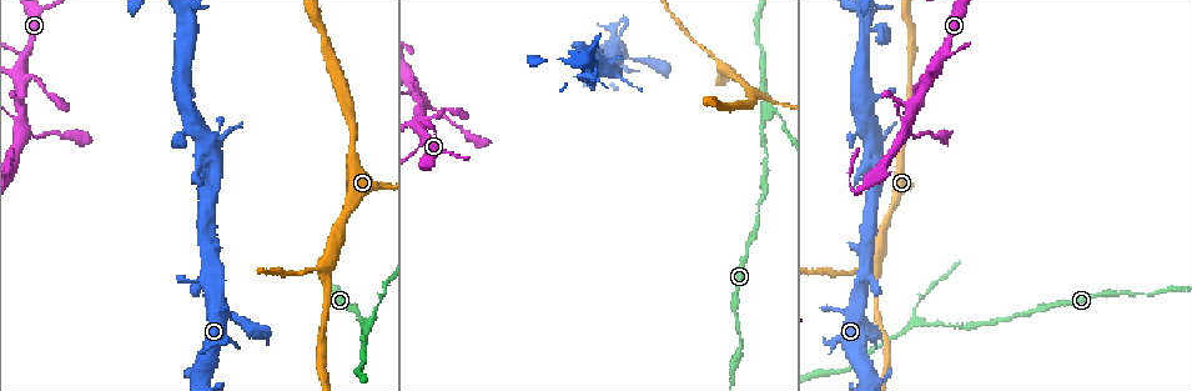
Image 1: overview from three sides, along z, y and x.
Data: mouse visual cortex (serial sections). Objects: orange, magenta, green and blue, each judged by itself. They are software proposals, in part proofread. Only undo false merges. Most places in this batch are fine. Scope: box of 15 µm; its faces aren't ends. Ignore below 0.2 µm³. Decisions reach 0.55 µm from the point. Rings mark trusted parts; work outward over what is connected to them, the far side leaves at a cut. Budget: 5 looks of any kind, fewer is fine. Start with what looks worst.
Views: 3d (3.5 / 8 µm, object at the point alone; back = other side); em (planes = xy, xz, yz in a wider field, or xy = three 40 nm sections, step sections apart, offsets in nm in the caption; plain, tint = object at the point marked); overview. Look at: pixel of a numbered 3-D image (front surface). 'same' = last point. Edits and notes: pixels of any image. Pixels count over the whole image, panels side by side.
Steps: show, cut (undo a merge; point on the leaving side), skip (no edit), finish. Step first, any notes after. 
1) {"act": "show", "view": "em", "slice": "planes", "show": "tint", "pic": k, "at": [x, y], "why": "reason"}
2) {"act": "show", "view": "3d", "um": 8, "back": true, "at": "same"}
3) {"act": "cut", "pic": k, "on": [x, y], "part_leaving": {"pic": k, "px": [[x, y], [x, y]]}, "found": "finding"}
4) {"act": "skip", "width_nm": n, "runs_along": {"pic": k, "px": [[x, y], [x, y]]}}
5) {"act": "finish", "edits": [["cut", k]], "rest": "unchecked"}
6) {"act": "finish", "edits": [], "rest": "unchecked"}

{"act": "show", "view": "3d", "um": 3.5, "back": true, "pic": 1, "at": [930, 78], "why": "calibre changes"}

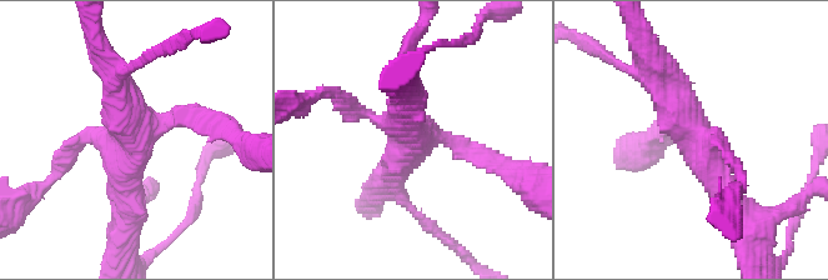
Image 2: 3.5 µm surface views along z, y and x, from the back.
{"act": "show", "view": "em", "slice": "planes", "show": "tint", "pic": 2, "at": [693, 136], "why": "need the tissue"}

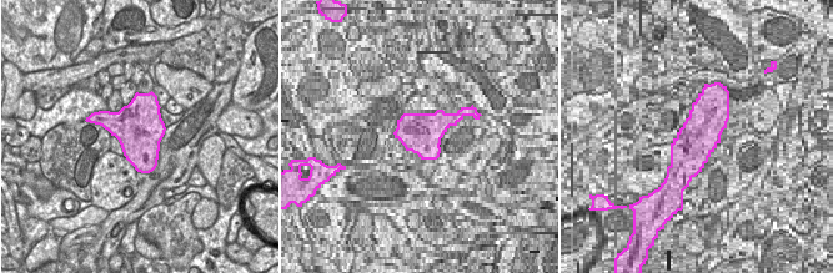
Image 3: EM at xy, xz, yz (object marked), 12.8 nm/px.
{"act": "show", "view": "em", "slice": "xy", "step": 5, "show": "tint", "at": "same"}

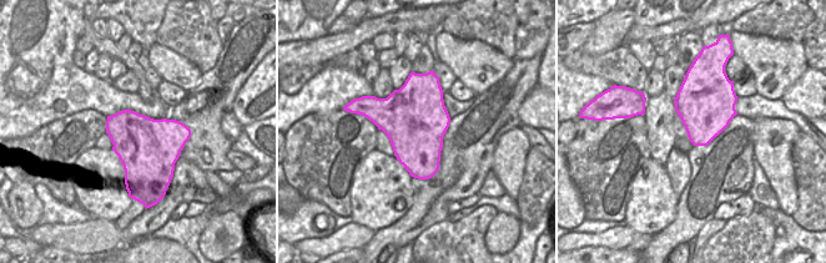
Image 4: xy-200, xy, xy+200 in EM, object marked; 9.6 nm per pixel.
{"act": "skip", "found": "continuous, no second cell"}

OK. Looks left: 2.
{"act": "show", "view": "3d", "um": 8, "pic": 1, "at": [765, 113], "why": "three-way junction"}

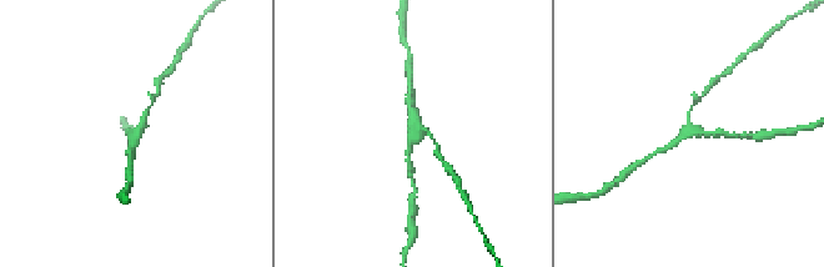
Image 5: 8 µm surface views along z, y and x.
{"act": "show", "view": "em", "slice": "xy", "step": 5, "show": "tint", "pic": 5, "at": [133, 131], "why": "need the tissue"}

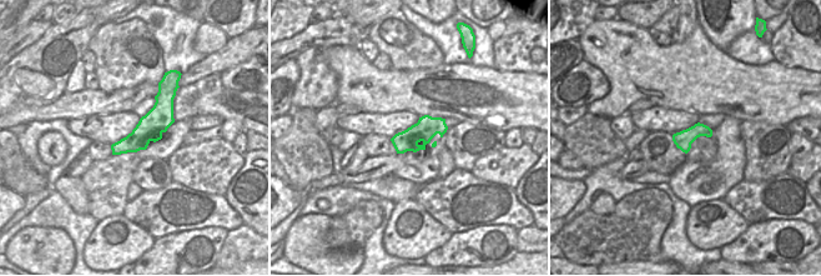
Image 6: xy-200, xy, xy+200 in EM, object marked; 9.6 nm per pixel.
{"act": "skip", "arm_widths_nm": [100, 200, 200], "runs_along": {"pic": 5, "px": [[729, 135], [689, 131], [666, 149]]}, "found": "continuous, no second cell"}

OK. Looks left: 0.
{"act": "finish", "edits": [], "rest": "unchecked"}

